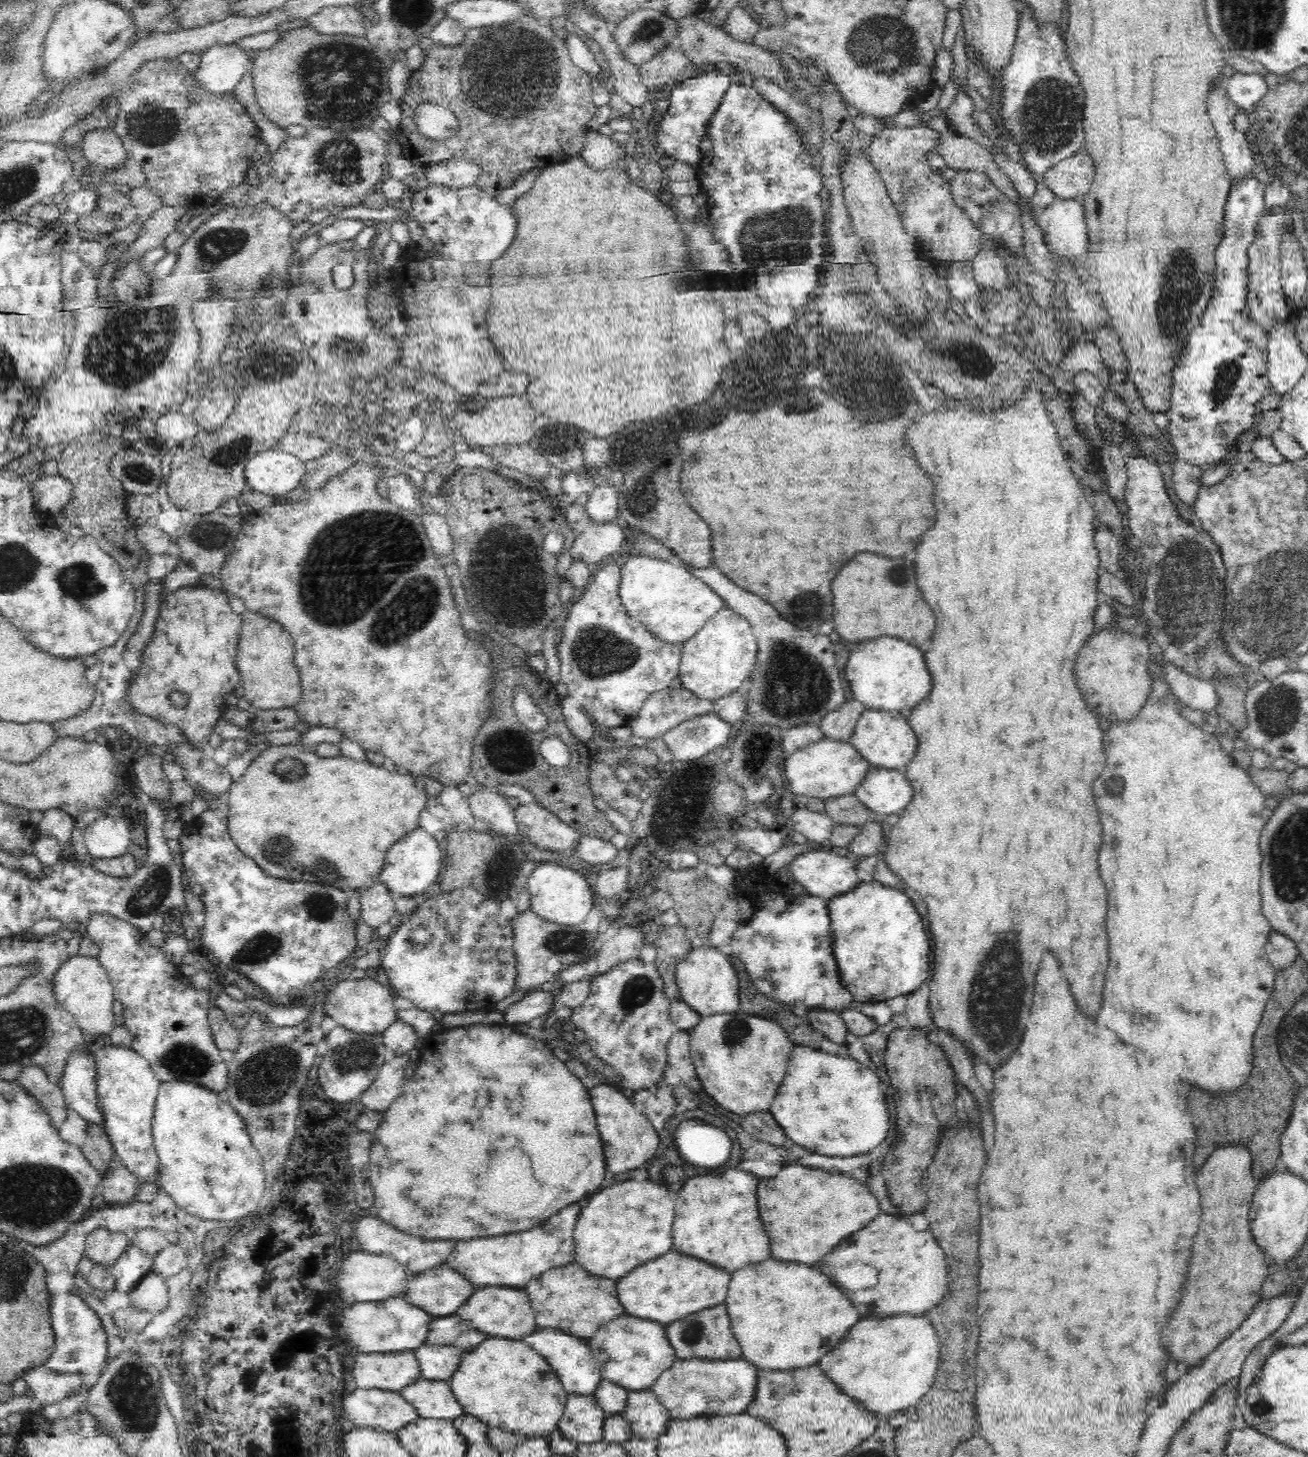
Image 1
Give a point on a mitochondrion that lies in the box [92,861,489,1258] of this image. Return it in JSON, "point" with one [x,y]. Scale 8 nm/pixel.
{"point":[146,898]}

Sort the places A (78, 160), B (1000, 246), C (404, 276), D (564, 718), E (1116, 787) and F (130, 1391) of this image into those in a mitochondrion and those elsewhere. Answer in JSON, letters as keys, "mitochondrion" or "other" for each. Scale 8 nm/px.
{"A":"other","B":"other","C":"other","D":"other","E":"mitochondrion","F":"mitochondrion"}

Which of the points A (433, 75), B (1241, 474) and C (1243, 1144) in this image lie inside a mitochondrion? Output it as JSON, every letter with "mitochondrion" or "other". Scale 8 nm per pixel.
{"A":"other","B":"other","C":"other"}

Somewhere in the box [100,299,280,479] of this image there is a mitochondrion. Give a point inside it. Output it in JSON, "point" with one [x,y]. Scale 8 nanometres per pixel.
{"point":[229,456]}

